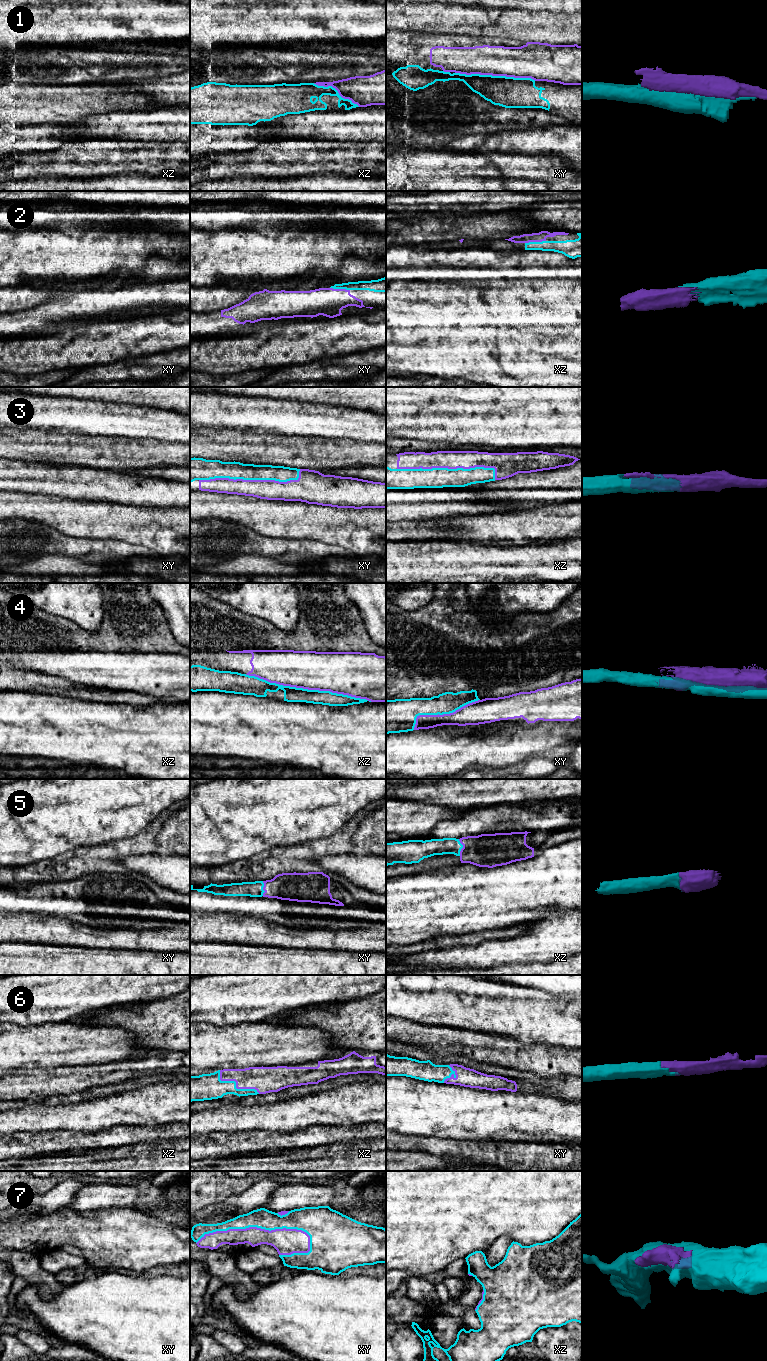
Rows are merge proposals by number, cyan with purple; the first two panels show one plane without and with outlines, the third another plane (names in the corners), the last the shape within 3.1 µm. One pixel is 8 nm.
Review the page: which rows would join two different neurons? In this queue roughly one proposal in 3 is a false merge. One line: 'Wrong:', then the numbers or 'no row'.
Wrong: 1, 4

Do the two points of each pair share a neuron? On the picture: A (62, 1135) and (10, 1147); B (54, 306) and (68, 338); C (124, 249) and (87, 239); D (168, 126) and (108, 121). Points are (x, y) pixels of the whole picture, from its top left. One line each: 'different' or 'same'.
A: same
B: different
C: same
D: same

